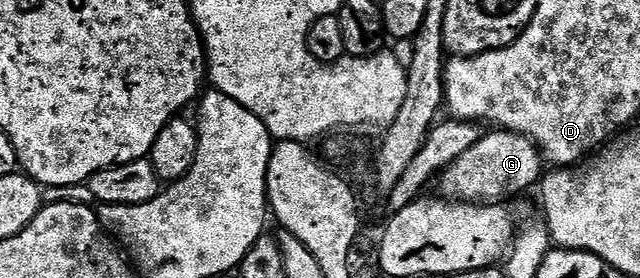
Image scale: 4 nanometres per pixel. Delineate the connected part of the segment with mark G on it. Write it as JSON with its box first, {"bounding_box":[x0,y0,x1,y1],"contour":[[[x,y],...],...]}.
{"bounding_box":[438,132,546,204],"contour":[[[489,132],[492,133],[489,136],[488,133],[481,135],[480,140],[470,146],[466,154],[462,154],[462,158],[440,173],[438,185],[441,197],[470,204],[494,204],[507,201],[507,196],[516,196],[527,188],[535,189],[539,185],[546,161],[533,140],[520,132]]]}

